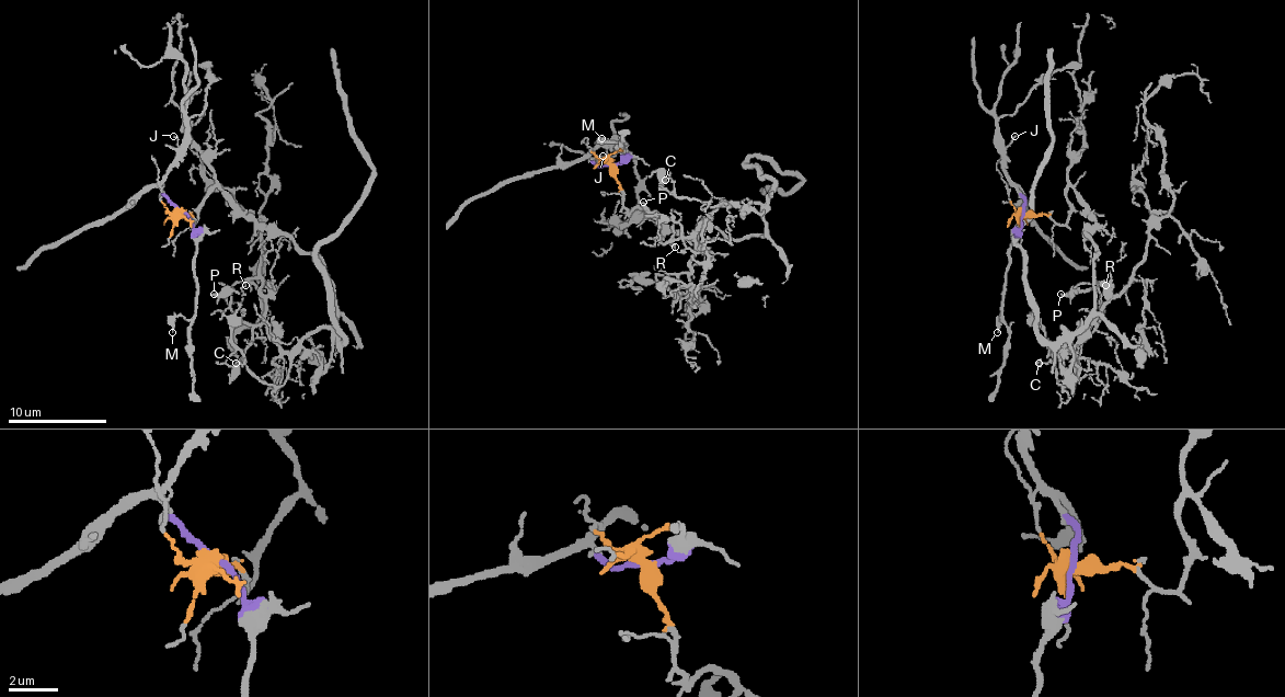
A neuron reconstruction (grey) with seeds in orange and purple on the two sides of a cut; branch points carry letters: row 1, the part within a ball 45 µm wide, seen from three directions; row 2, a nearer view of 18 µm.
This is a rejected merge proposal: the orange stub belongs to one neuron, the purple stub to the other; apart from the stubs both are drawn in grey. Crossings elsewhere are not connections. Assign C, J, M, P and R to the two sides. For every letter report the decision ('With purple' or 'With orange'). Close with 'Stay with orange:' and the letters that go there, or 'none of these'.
C: With orange
J: With purple
M: With purple
P: With orange
R: With orange
Stay with orange: C, P, R

